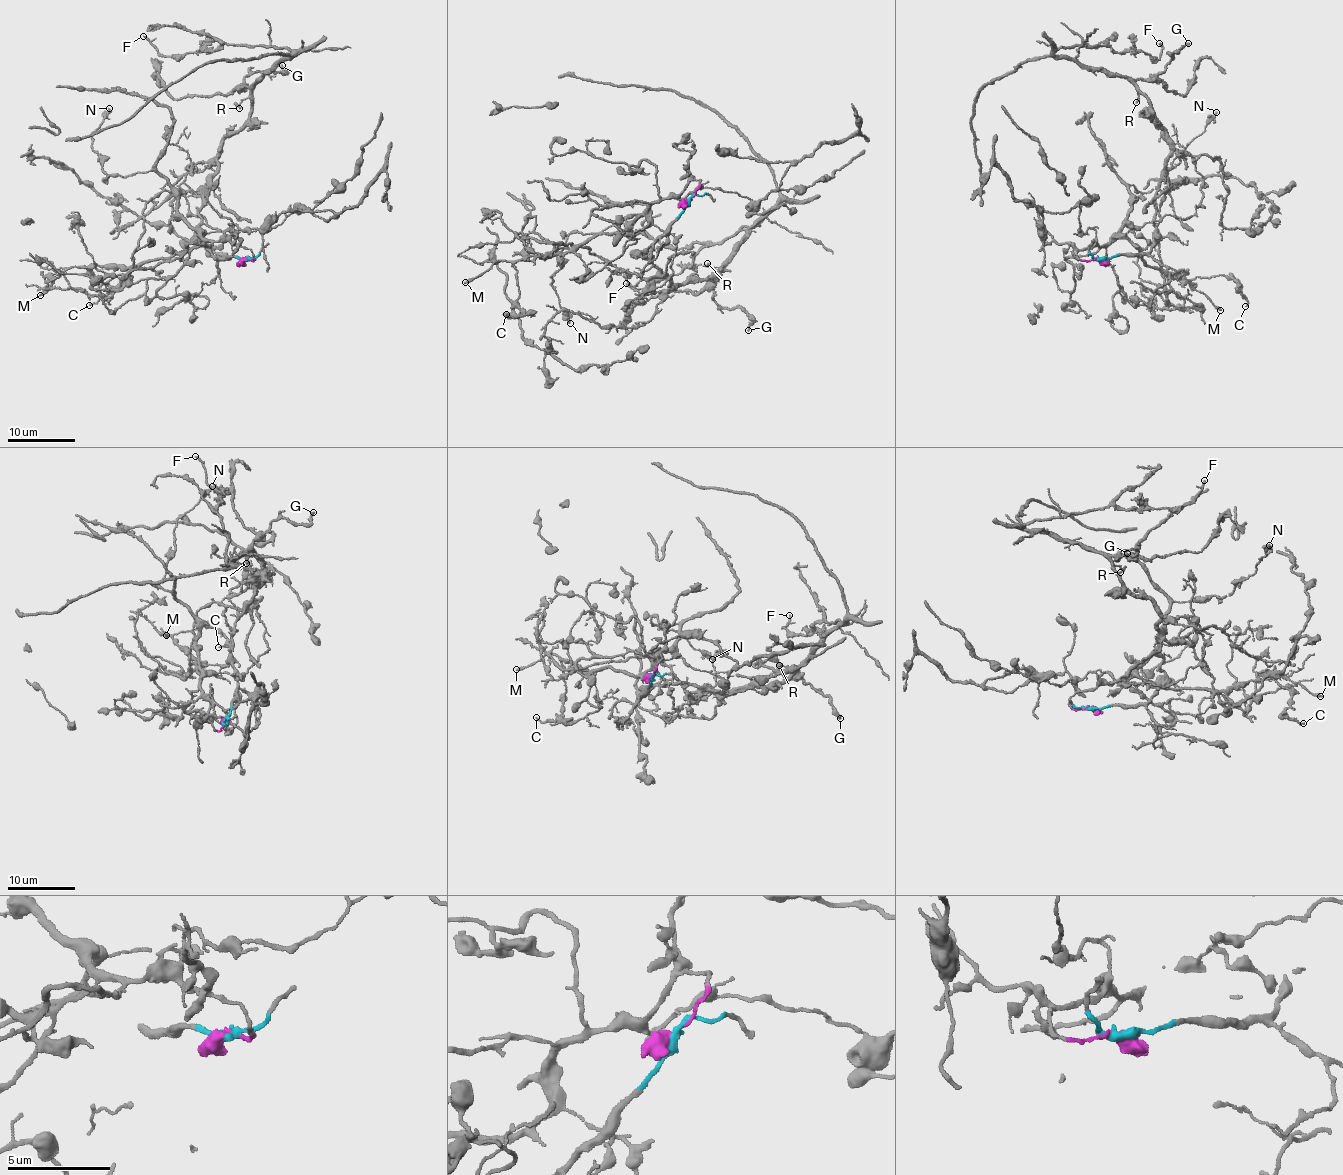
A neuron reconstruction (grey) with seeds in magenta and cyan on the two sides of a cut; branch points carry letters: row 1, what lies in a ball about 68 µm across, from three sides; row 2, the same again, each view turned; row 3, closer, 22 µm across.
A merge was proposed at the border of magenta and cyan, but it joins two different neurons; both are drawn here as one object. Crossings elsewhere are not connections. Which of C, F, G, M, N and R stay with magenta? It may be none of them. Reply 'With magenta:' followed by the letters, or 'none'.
With magenta: C, M, N

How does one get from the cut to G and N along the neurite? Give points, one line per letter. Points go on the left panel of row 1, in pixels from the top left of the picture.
G: (244, 260), (210, 251), (199, 208), (219, 146), (248, 118), (244, 77), (283, 73), (281, 65)
N: (244, 260), (250, 251), (207, 240), (184, 217), (177, 191), (154, 171), (106, 173), (91, 136), (110, 108)

